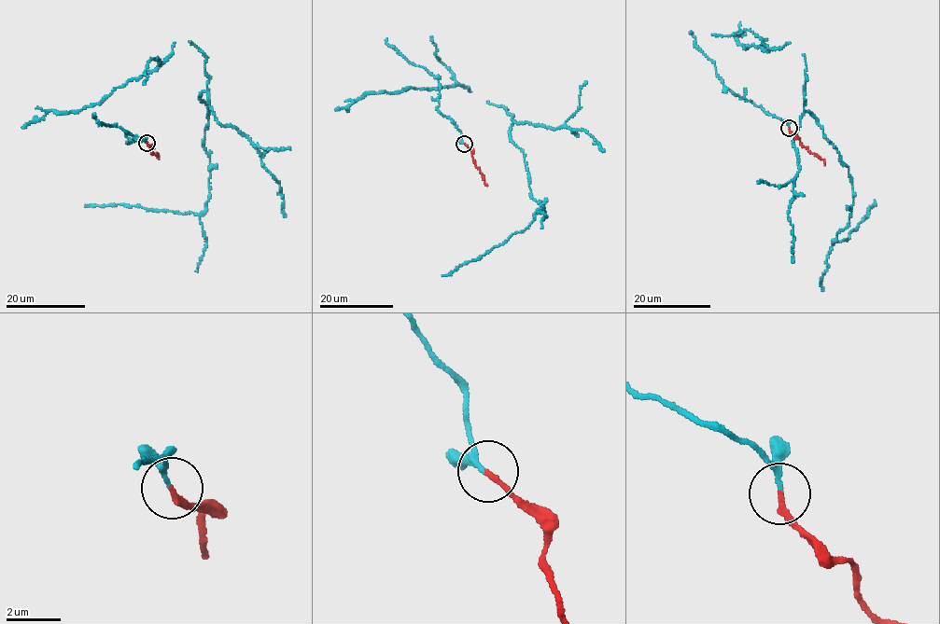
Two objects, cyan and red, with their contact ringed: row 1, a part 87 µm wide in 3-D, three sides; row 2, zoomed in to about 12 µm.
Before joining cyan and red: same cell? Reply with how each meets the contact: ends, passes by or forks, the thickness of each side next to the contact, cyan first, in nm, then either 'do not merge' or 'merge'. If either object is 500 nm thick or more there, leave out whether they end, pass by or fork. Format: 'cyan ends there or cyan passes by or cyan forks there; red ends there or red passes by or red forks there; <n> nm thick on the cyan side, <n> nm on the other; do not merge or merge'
cyan passes by; red ends there; 120 nm thick on the cyan side, 200 nm on the other; merge

